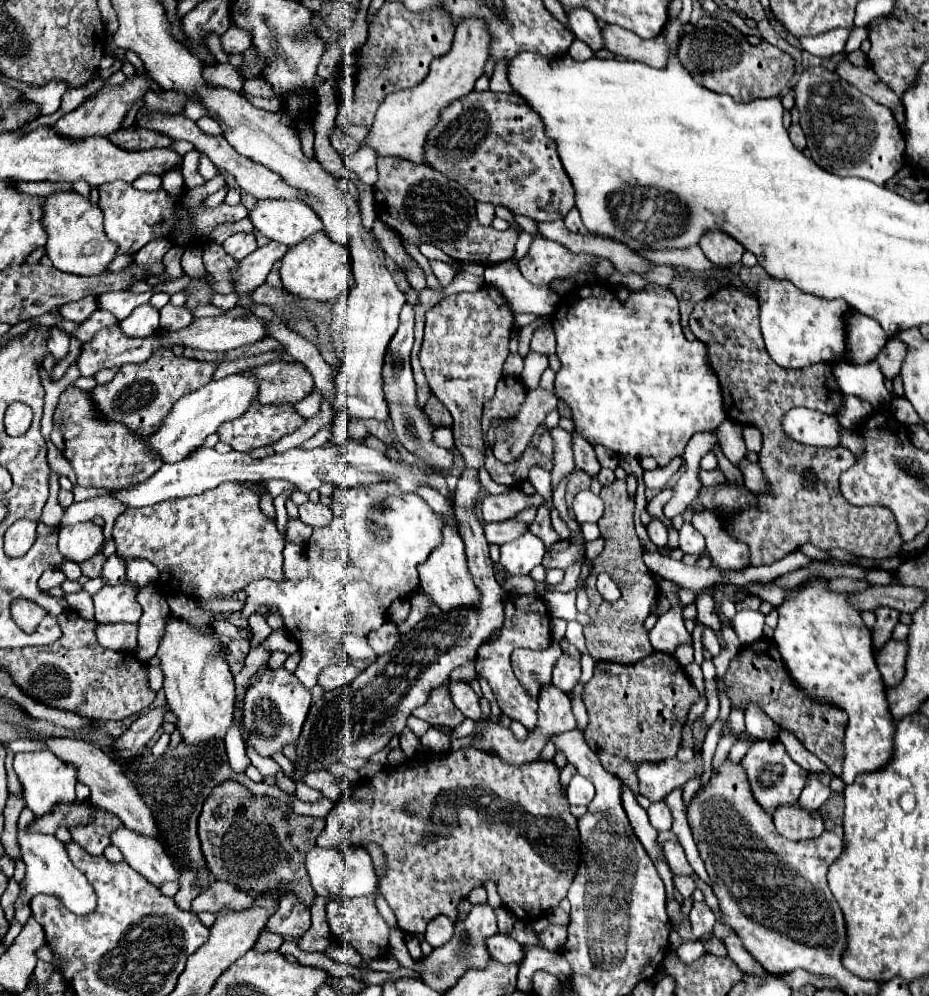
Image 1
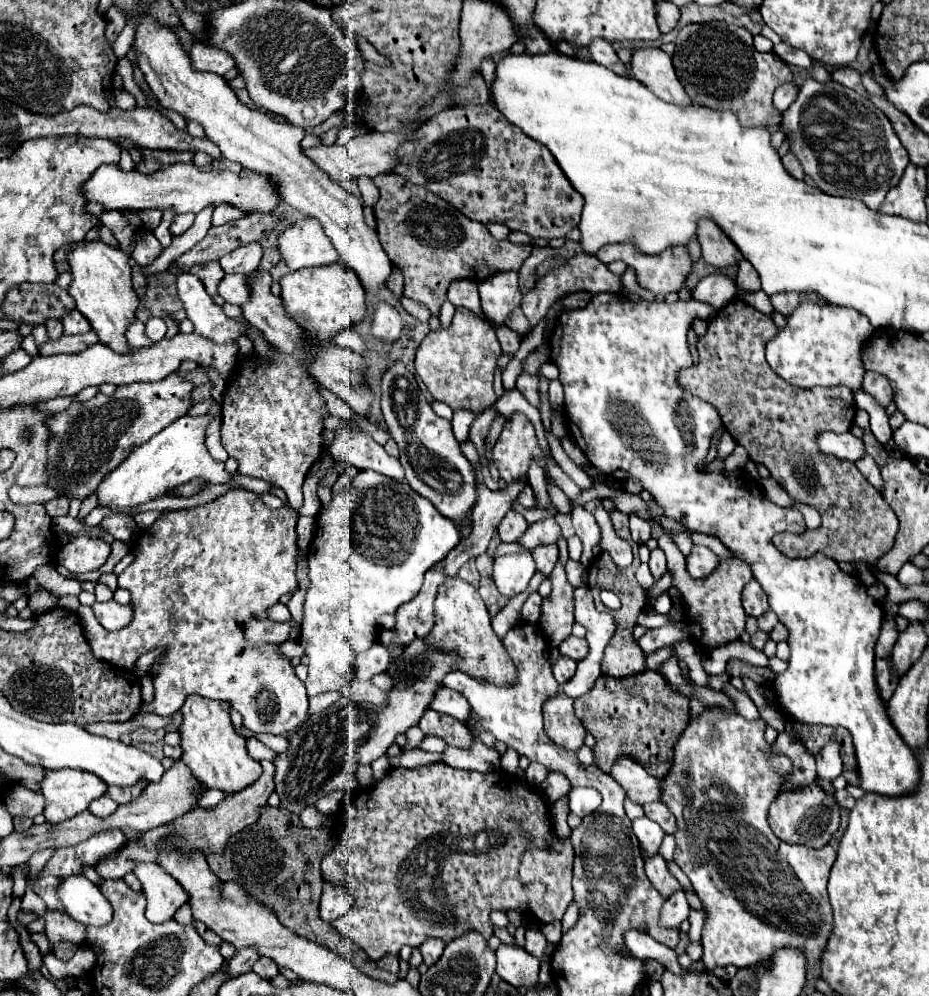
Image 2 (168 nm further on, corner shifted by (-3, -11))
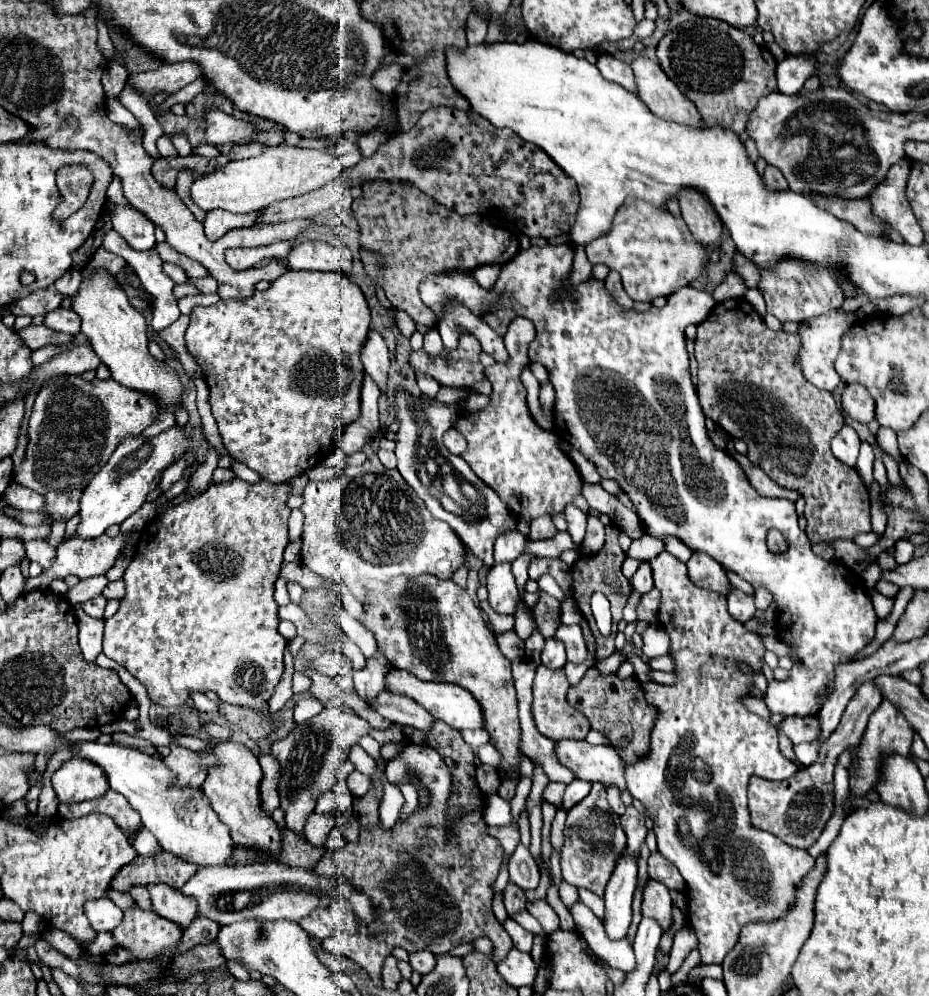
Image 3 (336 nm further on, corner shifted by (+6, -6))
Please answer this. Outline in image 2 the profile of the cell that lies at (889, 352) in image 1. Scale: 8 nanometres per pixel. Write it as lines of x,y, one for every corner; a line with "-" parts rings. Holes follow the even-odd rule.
867,371
865,373
865,379
863,379
863,385
861,389
865,393
869,393
883,409
891,403
893,395
891,395
891,385
887,383
887,379
883,379
881,375
875,375
873,371

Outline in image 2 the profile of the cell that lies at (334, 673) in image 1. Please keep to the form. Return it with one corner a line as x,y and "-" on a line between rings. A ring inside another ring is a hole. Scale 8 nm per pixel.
353,679
351,683
347,683
343,687
343,697
353,701
353,703
371,703
377,707
385,707
389,703
387,693
383,693
381,689
377,689
373,683
369,681
357,681

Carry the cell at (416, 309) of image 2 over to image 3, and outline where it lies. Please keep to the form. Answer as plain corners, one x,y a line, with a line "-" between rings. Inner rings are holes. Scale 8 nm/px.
392,307
392,309
394,309
396,313
396,324
400,332
402,332
402,334
404,334
406,338
411,338
416,330
415,322
406,312
396,309
394,307

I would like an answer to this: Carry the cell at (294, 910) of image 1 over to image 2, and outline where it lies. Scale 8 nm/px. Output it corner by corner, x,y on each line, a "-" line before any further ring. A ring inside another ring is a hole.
253,947
237,951
237,955
233,959
225,961
225,971
229,973
229,979
233,979
237,975
243,975
243,973
249,973
257,959
259,959
259,955
257,955
257,951

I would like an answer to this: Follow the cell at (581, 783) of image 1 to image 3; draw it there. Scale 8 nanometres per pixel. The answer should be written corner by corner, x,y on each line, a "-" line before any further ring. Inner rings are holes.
574,780
572,784
566,786
566,792
564,792
564,808
570,810
572,806
576,806
578,802
582,802
588,794
590,794
590,782
582,782
582,780

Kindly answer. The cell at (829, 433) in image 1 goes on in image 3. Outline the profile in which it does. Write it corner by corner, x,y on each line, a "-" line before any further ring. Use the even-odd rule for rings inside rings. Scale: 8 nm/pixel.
844,426
832,438
832,452
834,452
834,456
840,462
848,464
848,466
856,466
858,450
860,450
860,438
858,438
858,434
856,434
856,430
852,426

